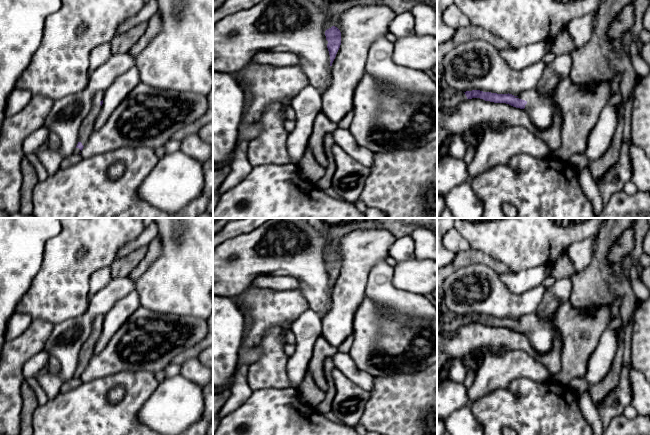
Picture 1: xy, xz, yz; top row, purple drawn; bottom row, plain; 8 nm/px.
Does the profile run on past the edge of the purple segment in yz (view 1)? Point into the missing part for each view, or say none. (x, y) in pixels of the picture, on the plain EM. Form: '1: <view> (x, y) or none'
1: yz (447, 321)

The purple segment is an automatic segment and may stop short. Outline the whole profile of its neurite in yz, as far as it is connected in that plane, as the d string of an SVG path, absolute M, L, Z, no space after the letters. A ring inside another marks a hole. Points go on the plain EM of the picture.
M472 250L457 253L455 259L443 268L437 269L437 334L454 332L467 323L480 322L494 327L506 327L524 333L538 354L547 354L553 348L558 329L535 313L522 316L519 320L497 318L480 314L458 315L450 311L444 301L444 282L457 269L478 260L487 260L486 256Z

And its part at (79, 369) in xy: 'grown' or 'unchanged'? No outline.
grown

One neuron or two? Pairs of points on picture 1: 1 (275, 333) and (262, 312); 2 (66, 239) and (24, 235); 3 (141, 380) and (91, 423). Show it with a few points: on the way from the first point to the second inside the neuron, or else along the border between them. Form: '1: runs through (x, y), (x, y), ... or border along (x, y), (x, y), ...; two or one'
1: border along (282, 326), (272, 326), (257, 345); two
2: border along (62, 228), (45, 244), (42, 259); two
3: runs through (135, 395), (106, 423); one

